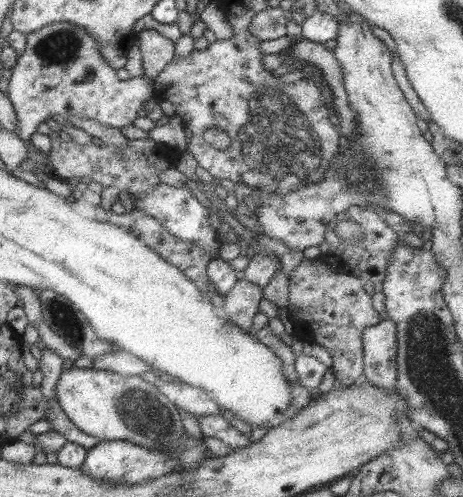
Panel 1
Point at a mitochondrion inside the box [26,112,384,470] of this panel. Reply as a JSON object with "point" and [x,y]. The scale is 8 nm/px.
{"point":[141,412]}

